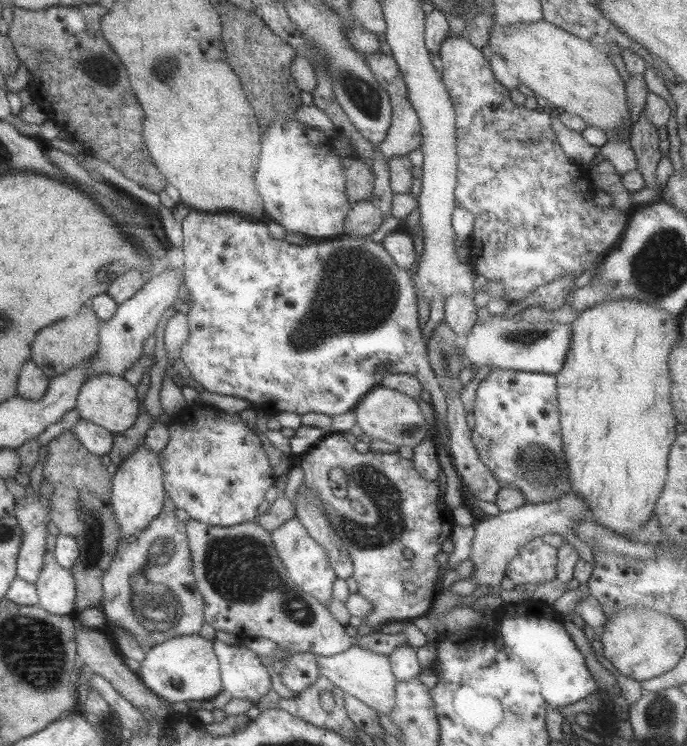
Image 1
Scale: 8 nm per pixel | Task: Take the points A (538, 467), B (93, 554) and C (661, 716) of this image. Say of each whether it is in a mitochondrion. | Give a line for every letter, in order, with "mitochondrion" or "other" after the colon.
A: mitochondrion
B: mitochondrion
C: mitochondrion

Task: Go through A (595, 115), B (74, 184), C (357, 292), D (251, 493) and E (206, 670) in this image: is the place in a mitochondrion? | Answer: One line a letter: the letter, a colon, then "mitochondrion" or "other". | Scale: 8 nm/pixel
A: other
B: other
C: mitochondrion
D: other
E: other

